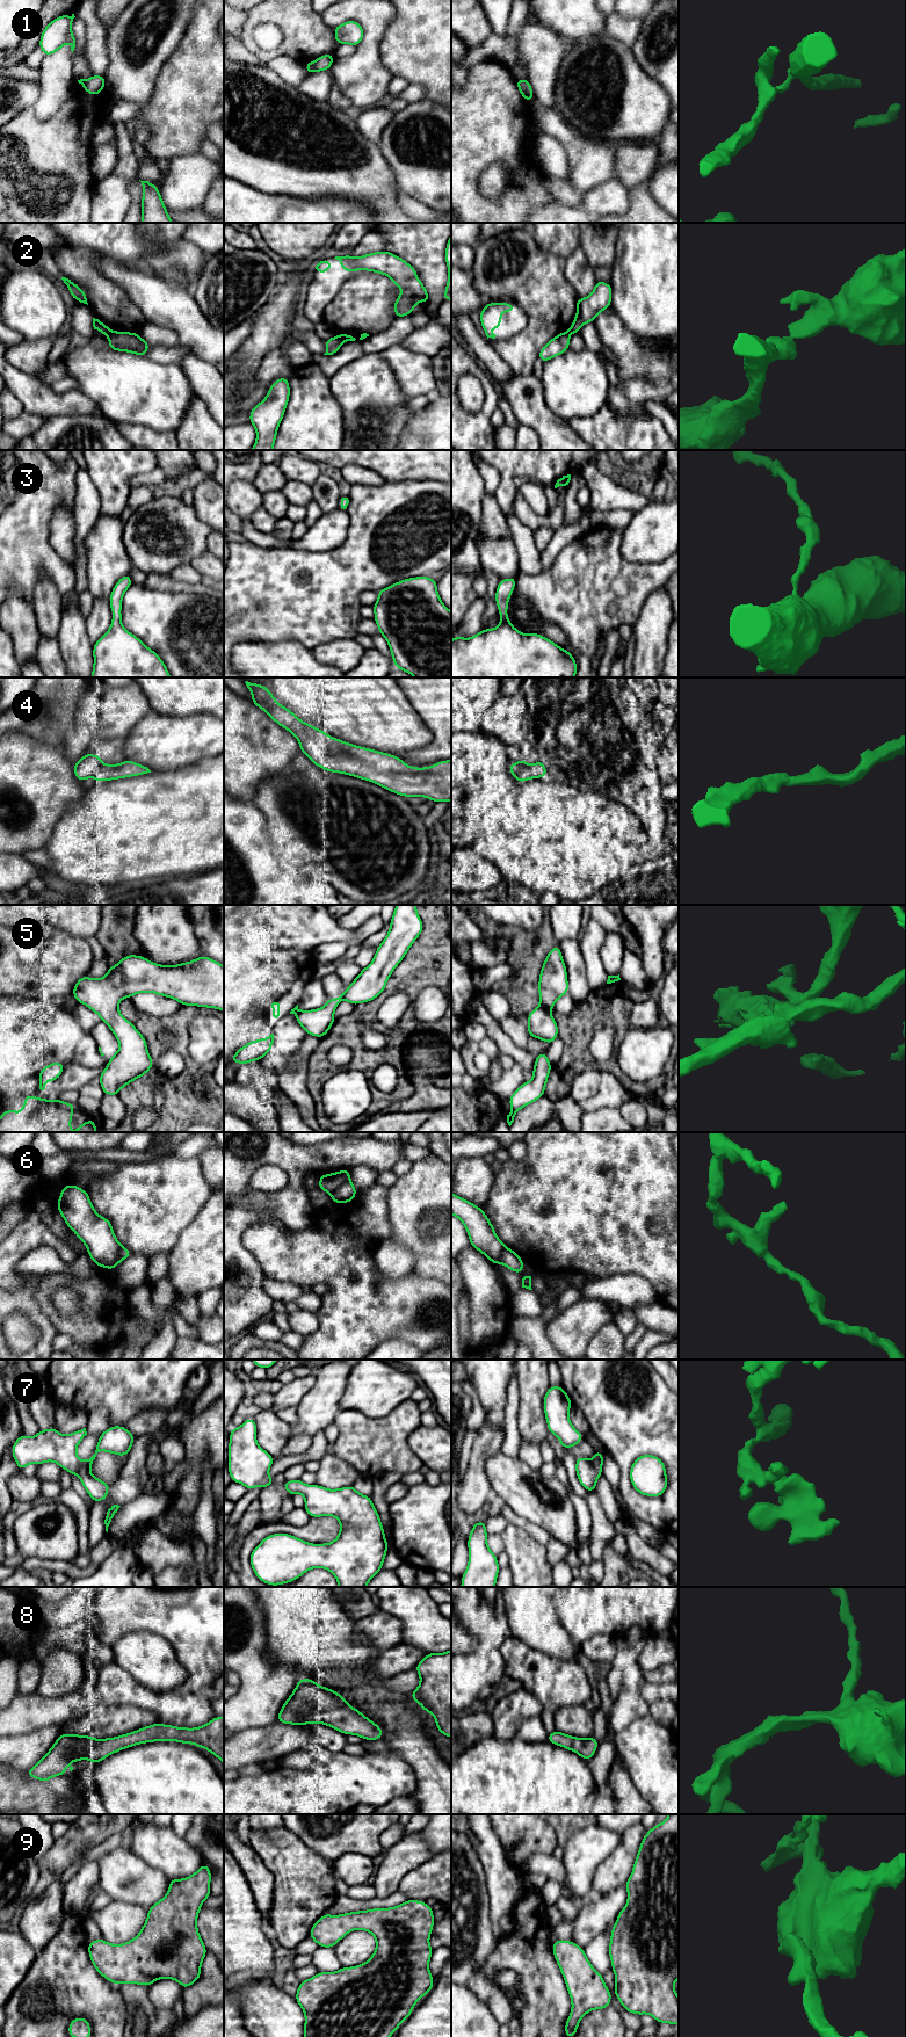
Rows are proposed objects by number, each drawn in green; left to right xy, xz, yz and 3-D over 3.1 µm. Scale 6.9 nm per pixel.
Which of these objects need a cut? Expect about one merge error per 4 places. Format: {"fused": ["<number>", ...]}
{"fused": ["1", "2", "5", "6"]}

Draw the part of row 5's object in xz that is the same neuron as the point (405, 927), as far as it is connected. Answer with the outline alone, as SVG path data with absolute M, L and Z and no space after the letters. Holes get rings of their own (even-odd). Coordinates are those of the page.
M397 905L386 937L378 945L372 962L346 988L343 1000L355 1006L382 994L392 972L422 930L416 905Z

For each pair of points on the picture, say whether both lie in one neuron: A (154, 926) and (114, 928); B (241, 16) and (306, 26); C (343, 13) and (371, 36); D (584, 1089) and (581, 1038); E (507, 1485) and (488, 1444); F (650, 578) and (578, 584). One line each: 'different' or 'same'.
A: different
B: different
C: same
D: different
E: different
F: same

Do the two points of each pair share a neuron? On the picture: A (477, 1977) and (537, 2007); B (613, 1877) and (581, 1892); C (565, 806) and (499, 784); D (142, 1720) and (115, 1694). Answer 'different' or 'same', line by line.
A: different
B: different
C: different
D: different

